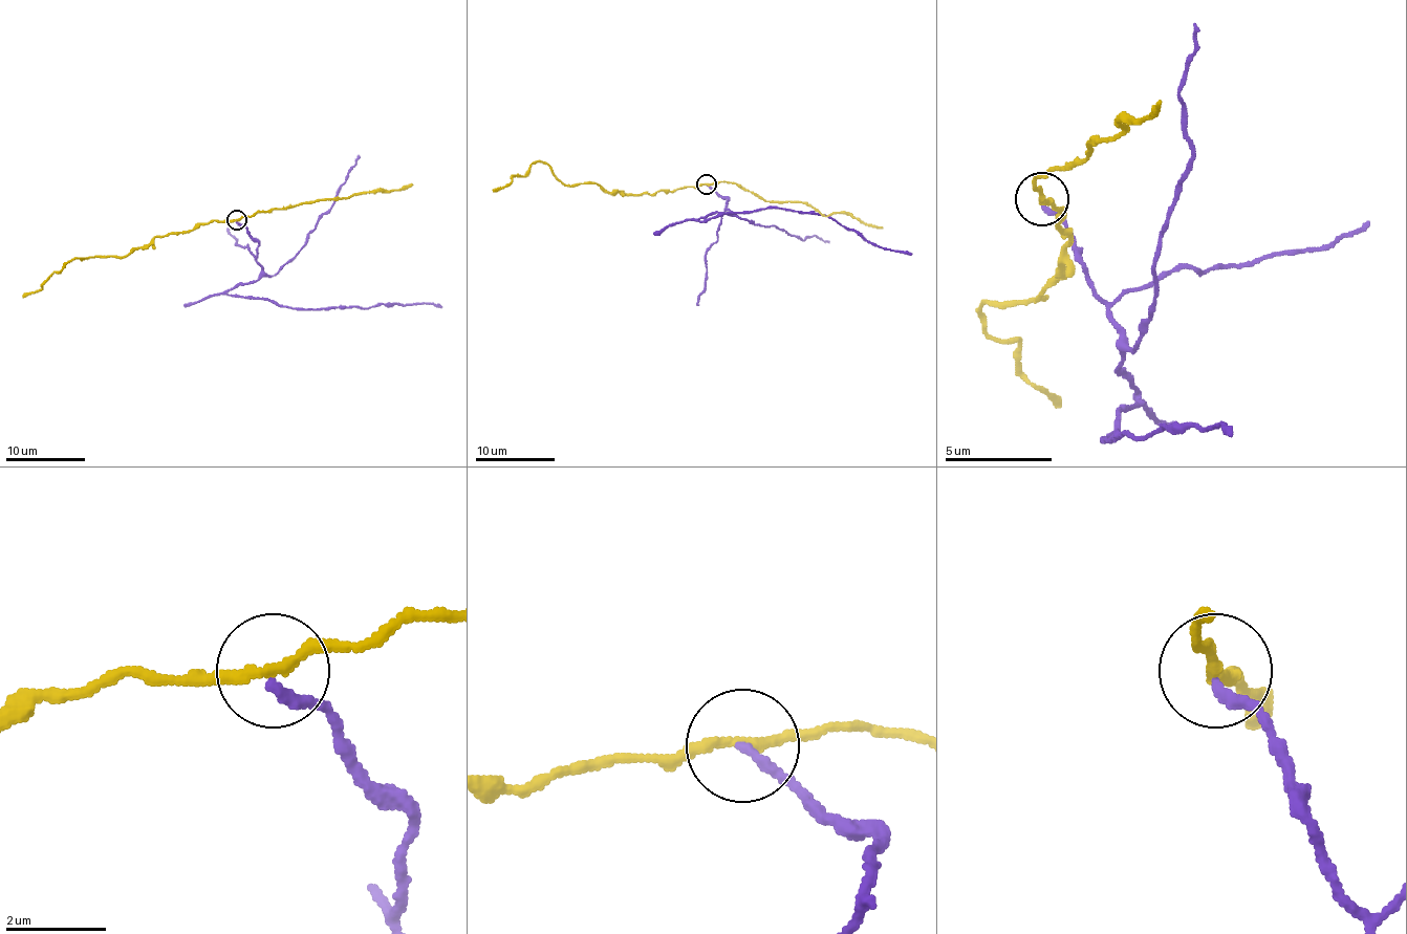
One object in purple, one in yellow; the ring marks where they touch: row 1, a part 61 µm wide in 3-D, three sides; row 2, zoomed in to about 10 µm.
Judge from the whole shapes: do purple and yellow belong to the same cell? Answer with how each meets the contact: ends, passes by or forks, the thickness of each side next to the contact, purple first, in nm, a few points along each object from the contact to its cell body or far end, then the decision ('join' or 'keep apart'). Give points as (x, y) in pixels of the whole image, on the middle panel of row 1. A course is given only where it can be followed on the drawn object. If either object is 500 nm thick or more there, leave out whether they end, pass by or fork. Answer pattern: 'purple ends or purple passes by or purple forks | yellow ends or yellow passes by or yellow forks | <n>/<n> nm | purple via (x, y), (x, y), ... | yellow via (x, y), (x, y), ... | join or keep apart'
purple ends | yellow passes by | 200/200 nm | purple via (707, 183), (729, 199), (731, 212), (711, 212), (699, 221), (786, 208), (825, 214), (874, 245), (912, 253) | yellow via (707, 183), (620, 194), (594, 183), (563, 183), (547, 165), (535, 163), (523, 176), (492, 190) | keep apart

